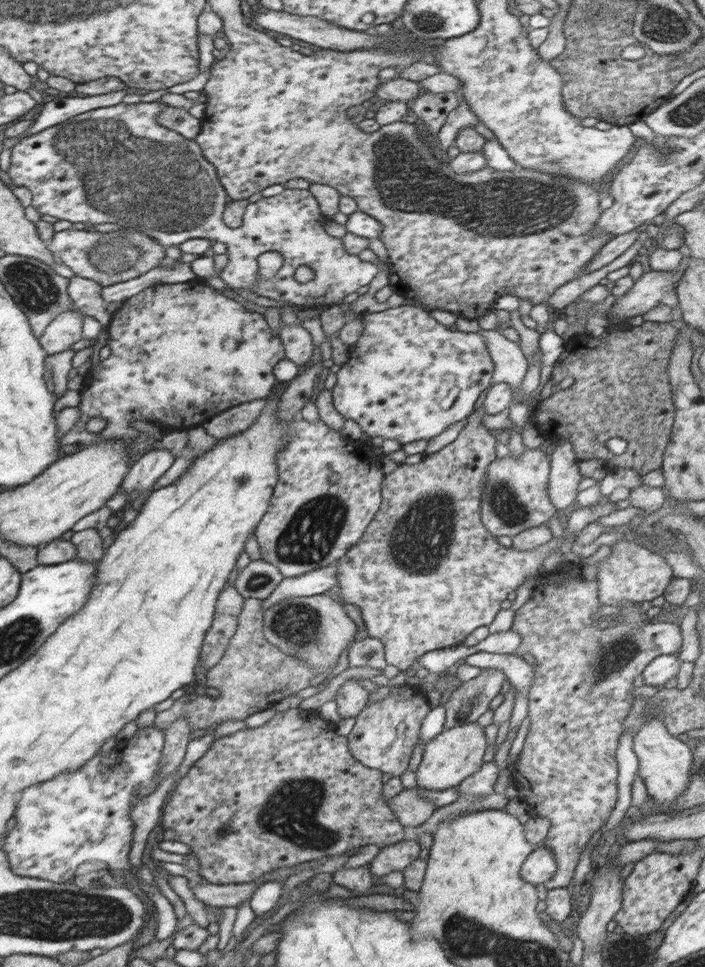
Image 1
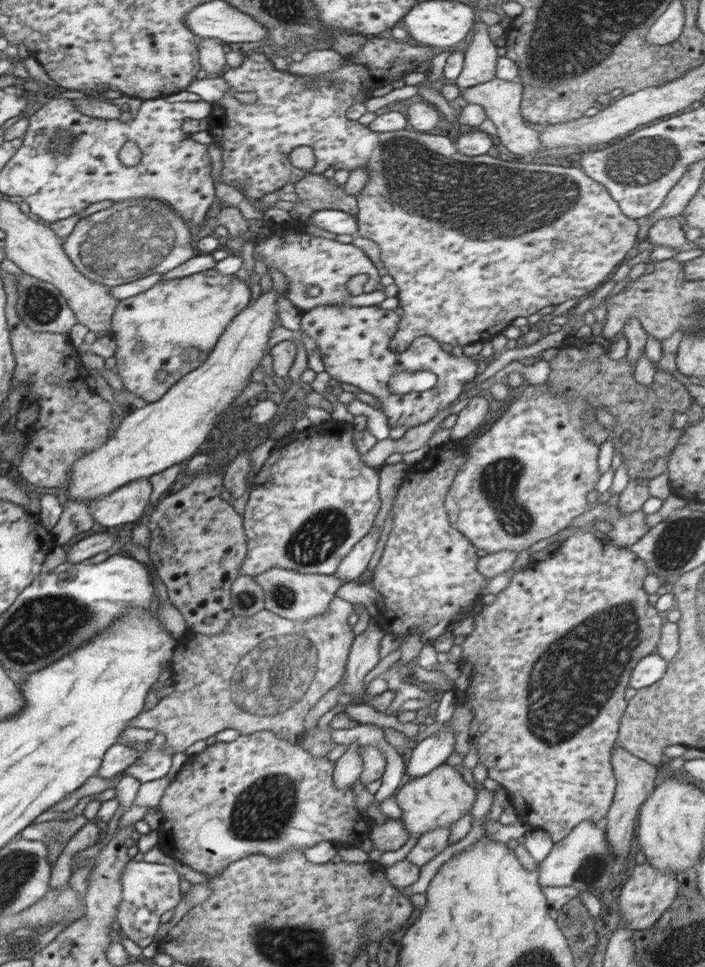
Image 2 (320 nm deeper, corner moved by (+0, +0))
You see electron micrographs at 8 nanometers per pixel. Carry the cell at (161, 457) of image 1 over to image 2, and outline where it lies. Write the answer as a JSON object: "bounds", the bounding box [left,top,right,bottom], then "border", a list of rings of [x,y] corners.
{"bounds":[87,477,152,527],"border":[[[147,477],[125,484],[109,495],[92,499],[87,507],[96,524],[115,527],[142,518],[144,508],[150,504],[150,496],[152,484]]]}

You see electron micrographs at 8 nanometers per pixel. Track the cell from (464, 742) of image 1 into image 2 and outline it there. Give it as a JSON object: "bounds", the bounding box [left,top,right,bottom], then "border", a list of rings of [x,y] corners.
{"bounds":[396,763,477,838],"border":[[[444,763],[438,769],[400,785],[396,791],[396,801],[402,809],[401,820],[410,837],[419,838],[429,830],[452,826],[462,816],[471,812],[477,797],[476,789],[470,787],[456,769],[457,767]]]}

